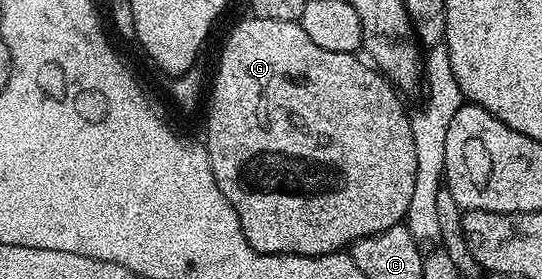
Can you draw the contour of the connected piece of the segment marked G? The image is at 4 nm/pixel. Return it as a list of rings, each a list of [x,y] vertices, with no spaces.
[[[248,18],[234,25],[221,51],[217,76],[213,79],[213,104],[209,107],[209,120],[205,123],[203,136],[215,181],[231,209],[235,209],[245,240],[255,251],[268,255],[331,255],[344,252],[363,237],[383,233],[383,229],[391,229],[402,222],[407,205],[411,205],[411,192],[415,190],[415,137],[411,137],[411,115],[401,104],[398,88],[376,66],[354,53],[331,53],[331,49],[319,49],[319,45],[307,37],[300,22]]]

